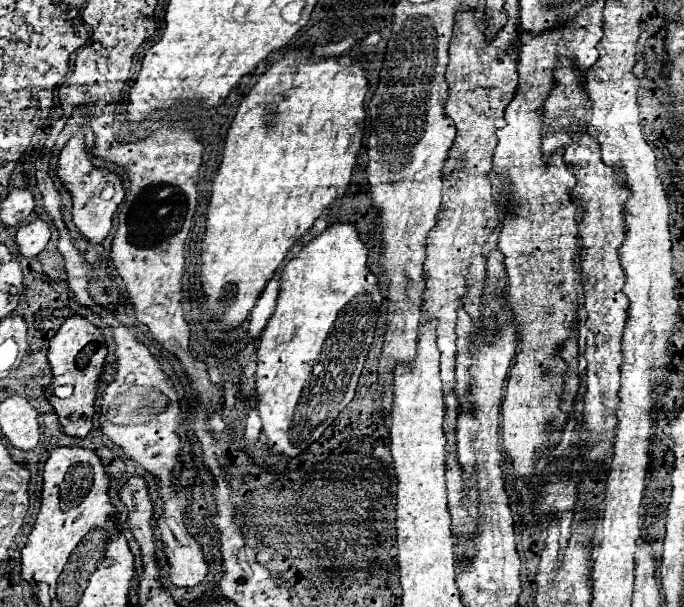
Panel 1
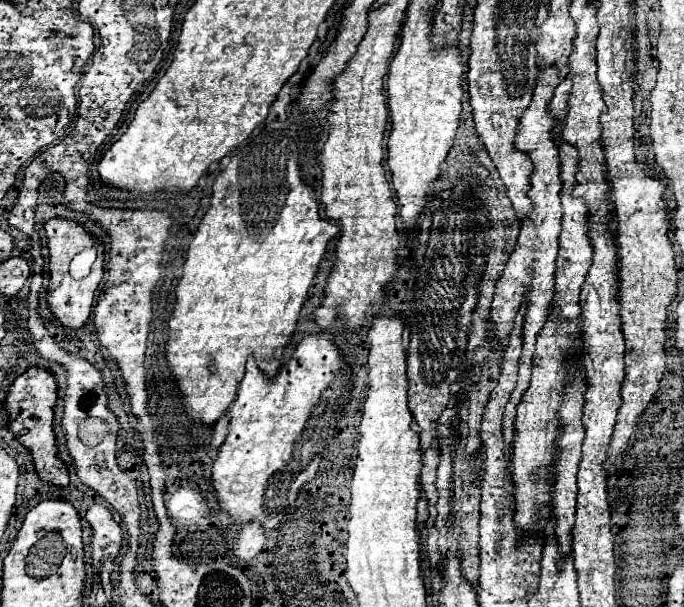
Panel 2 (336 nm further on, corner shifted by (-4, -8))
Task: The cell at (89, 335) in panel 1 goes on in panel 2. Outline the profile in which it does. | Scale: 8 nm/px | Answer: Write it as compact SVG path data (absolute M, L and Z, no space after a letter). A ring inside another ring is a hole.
M30 367L26 373L18 375L18 379L12 383L6 395L6 411L10 413L10 429L16 433L22 445L26 445L32 451L36 471L40 479L66 487L70 483L68 467L58 457L58 443L54 435L54 409L58 401L58 381L56 375L46 367Z

